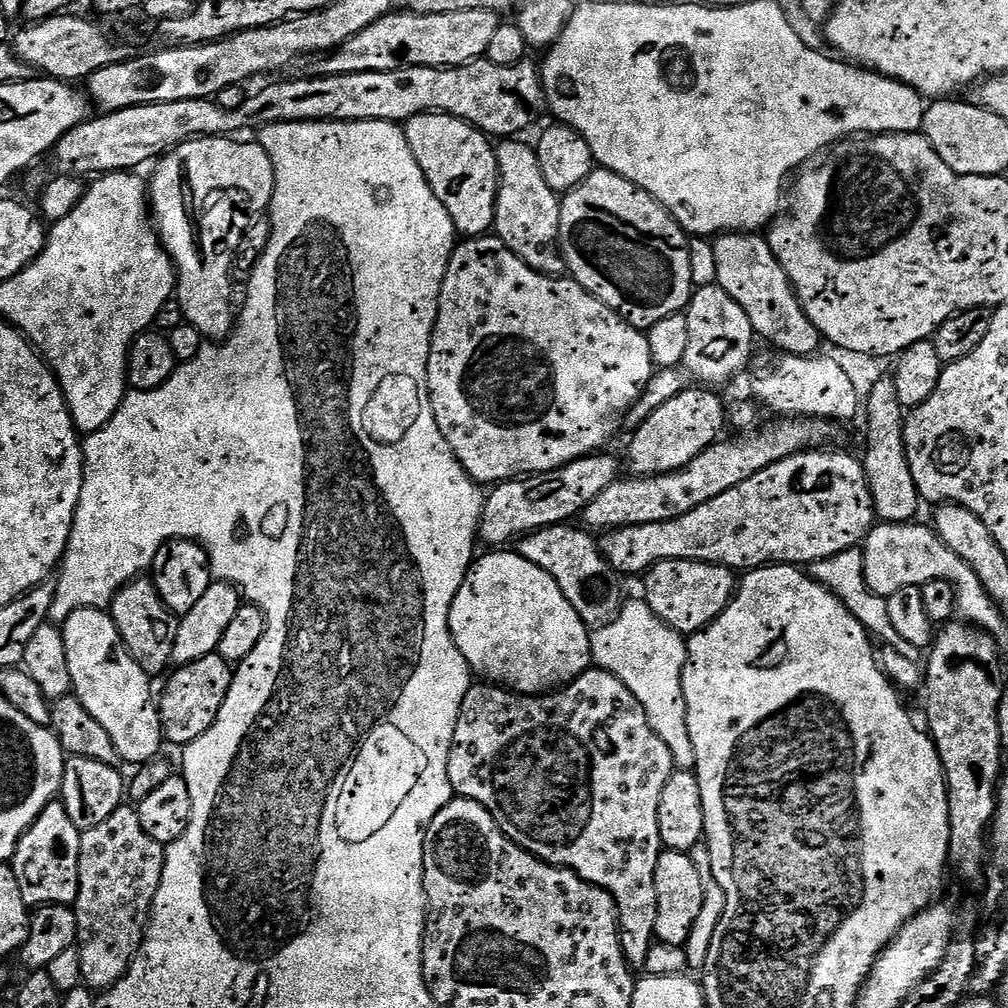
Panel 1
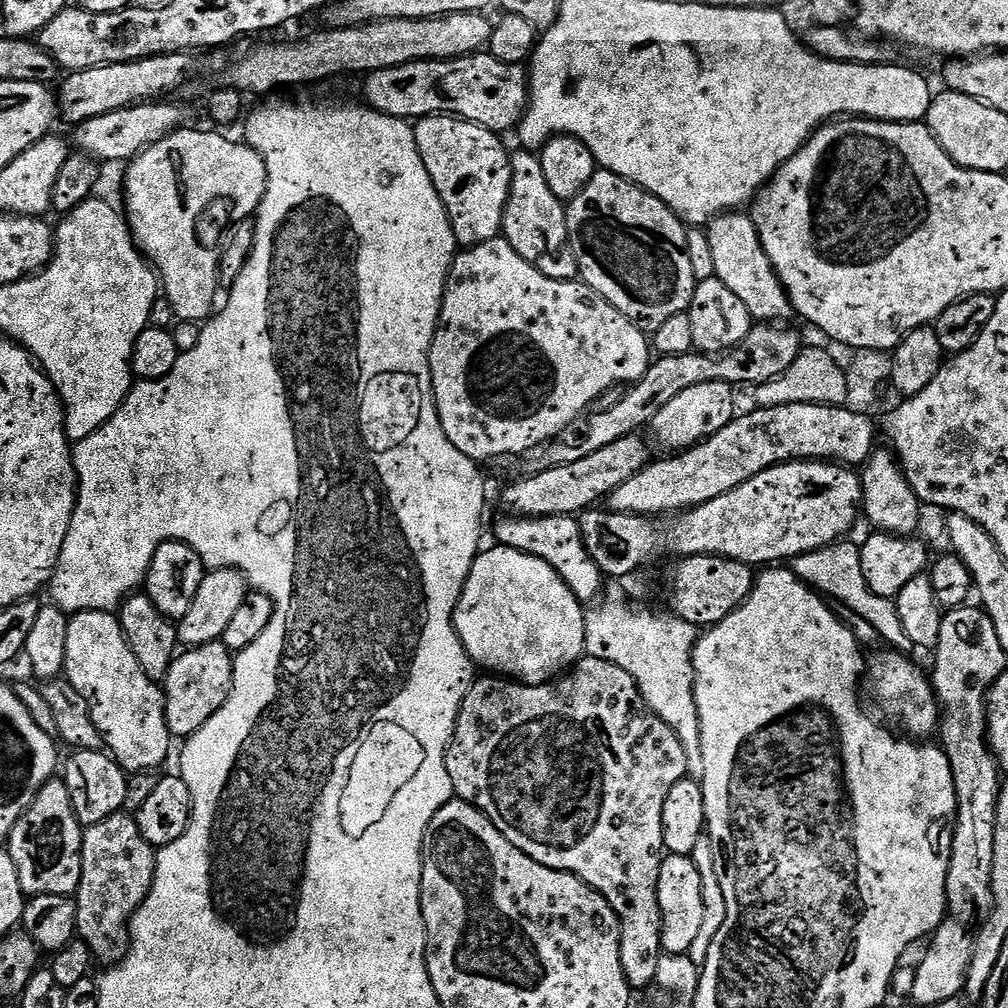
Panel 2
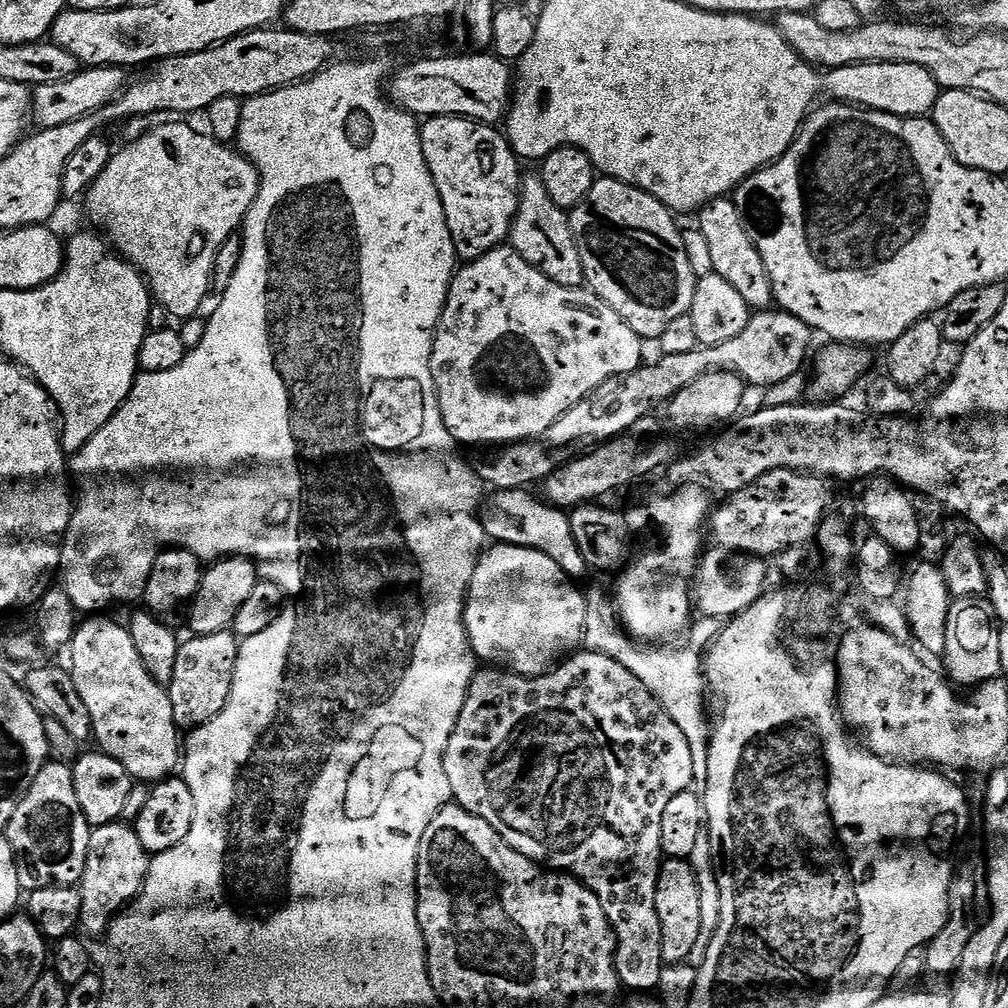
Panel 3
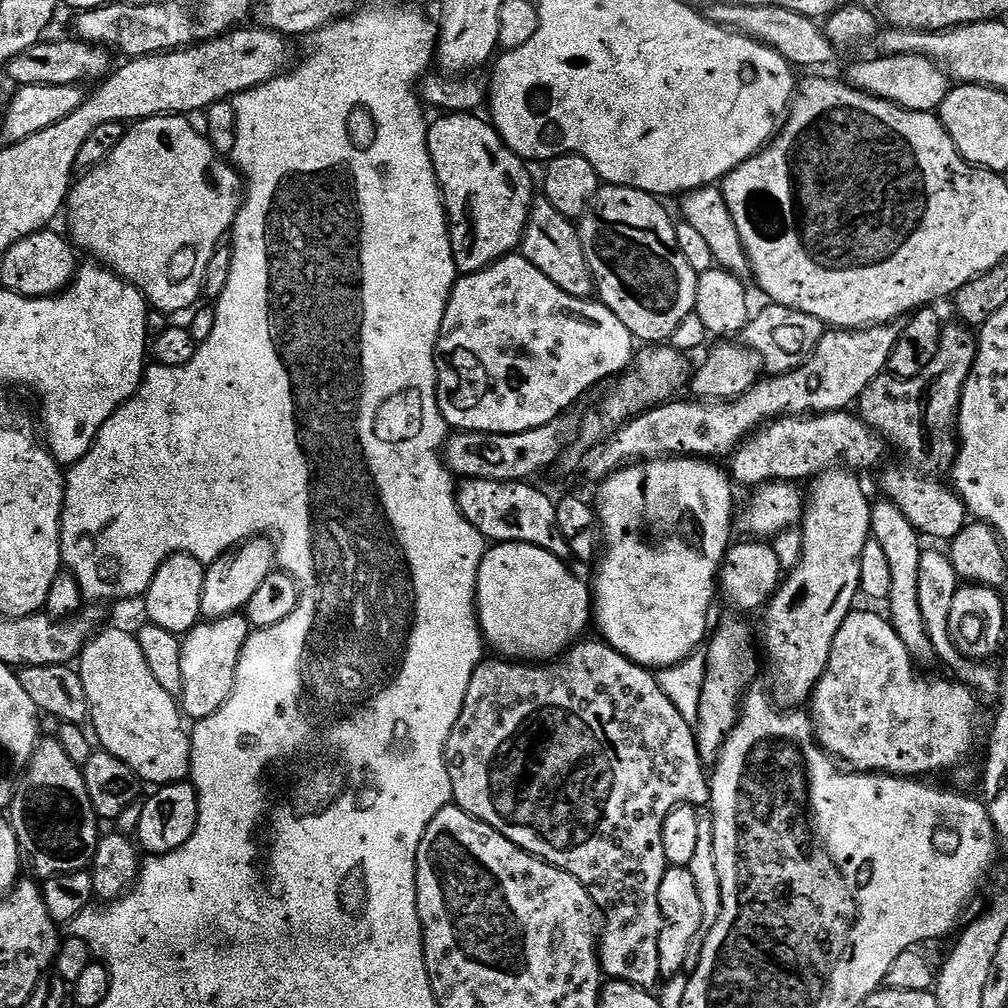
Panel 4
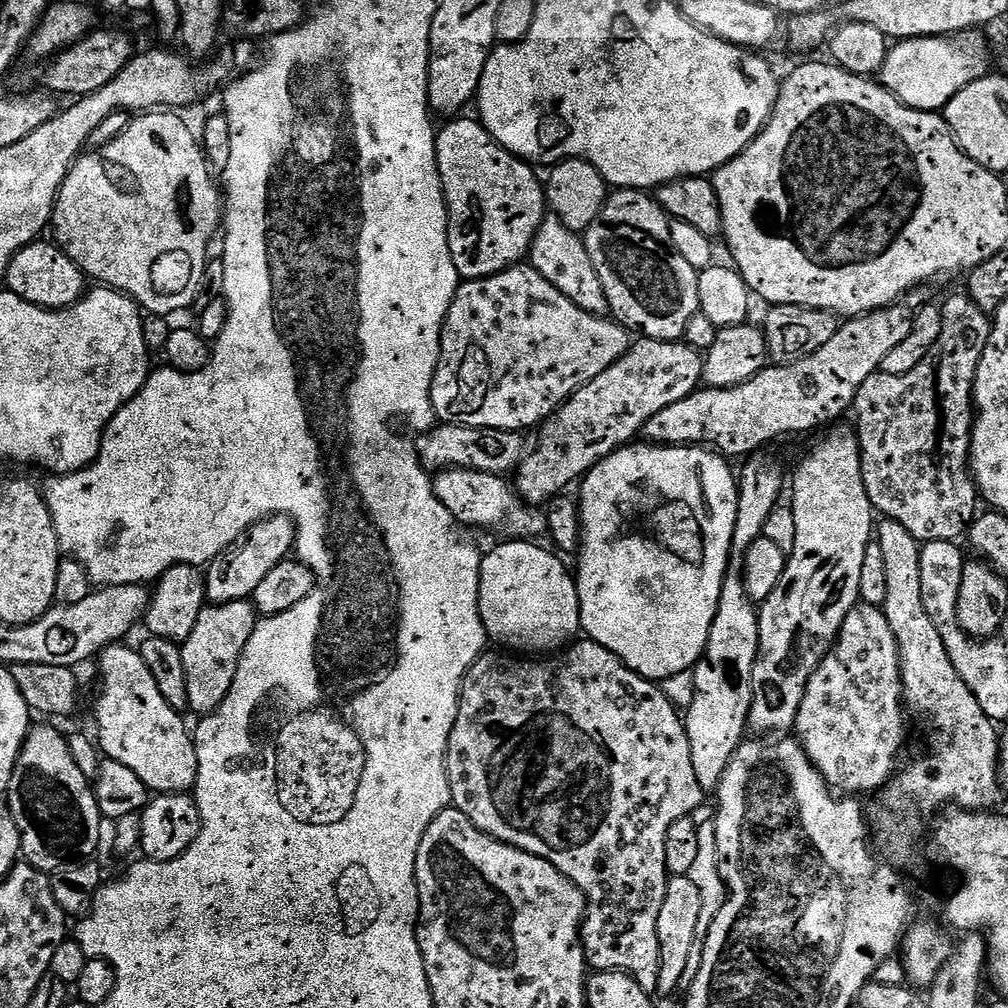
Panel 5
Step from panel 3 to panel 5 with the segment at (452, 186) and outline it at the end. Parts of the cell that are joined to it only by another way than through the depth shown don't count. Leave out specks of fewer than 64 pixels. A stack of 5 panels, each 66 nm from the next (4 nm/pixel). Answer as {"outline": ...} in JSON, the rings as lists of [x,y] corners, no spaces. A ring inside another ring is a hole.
{"outline":[[[452,118],[447,121],[448,124],[442,127],[436,133],[436,161],[438,162],[438,174],[440,175],[440,184],[444,187],[444,202],[448,206],[448,245],[450,254],[454,258],[454,266],[458,274],[464,280],[481,280],[487,276],[493,276],[499,272],[505,272],[507,268],[514,268],[527,257],[528,251],[532,249],[534,234],[538,234],[538,226],[544,221],[546,215],[546,188],[536,177],[537,169],[533,165],[519,160],[512,152],[508,152],[494,137],[484,129],[479,119],[464,120],[465,118]]]}

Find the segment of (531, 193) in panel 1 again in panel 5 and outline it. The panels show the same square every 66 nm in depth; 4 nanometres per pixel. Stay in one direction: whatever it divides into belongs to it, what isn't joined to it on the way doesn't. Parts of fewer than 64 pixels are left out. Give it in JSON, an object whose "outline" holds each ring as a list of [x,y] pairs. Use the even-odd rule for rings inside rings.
{"outline":[[[545,215],[544,221],[538,226],[538,234],[534,234],[532,249],[528,251],[527,259],[554,290],[562,290],[574,306],[586,310],[595,316],[607,317],[608,299],[606,290],[602,290],[602,282],[598,279],[598,270],[594,270],[594,262],[590,262],[590,254],[586,254],[581,233],[570,230],[557,216]]]}

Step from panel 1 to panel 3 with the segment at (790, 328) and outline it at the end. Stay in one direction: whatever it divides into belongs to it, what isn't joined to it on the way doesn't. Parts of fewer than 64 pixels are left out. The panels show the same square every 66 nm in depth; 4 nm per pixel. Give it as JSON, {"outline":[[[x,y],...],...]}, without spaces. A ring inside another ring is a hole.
{"outline":[[[721,198],[712,200],[699,209],[698,227],[702,234],[706,234],[706,242],[710,242],[710,262],[712,271],[717,276],[726,278],[742,298],[746,298],[749,309],[768,310],[773,307],[774,297],[770,274],[766,274],[766,266],[762,262],[762,254],[750,242],[750,234],[742,222],[742,214],[738,210],[735,199]]]}

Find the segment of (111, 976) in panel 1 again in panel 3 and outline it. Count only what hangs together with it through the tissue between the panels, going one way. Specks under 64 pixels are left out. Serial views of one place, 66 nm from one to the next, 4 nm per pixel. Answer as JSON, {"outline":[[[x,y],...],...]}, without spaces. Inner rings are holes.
{"outline":[[[117,822],[93,828],[90,850],[86,853],[86,870],[78,885],[82,894],[79,927],[92,936],[103,937],[112,925],[112,917],[119,916],[144,889],[149,859],[150,854],[131,823]]]}

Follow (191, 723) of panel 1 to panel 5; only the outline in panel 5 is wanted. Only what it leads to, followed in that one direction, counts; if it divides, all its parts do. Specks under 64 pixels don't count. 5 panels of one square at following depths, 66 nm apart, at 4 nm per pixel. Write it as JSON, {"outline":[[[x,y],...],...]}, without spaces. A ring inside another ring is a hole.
{"outline":[[[251,599],[234,600],[225,604],[209,603],[202,614],[198,614],[198,622],[190,633],[190,638],[186,638],[186,642],[180,645],[182,666],[186,666],[187,711],[193,712],[196,718],[213,715],[216,709],[224,707],[226,694],[230,694],[230,686],[234,686],[234,674],[238,674],[238,664],[246,650],[246,642],[250,642],[250,634],[254,634],[257,623],[258,613]]]}

